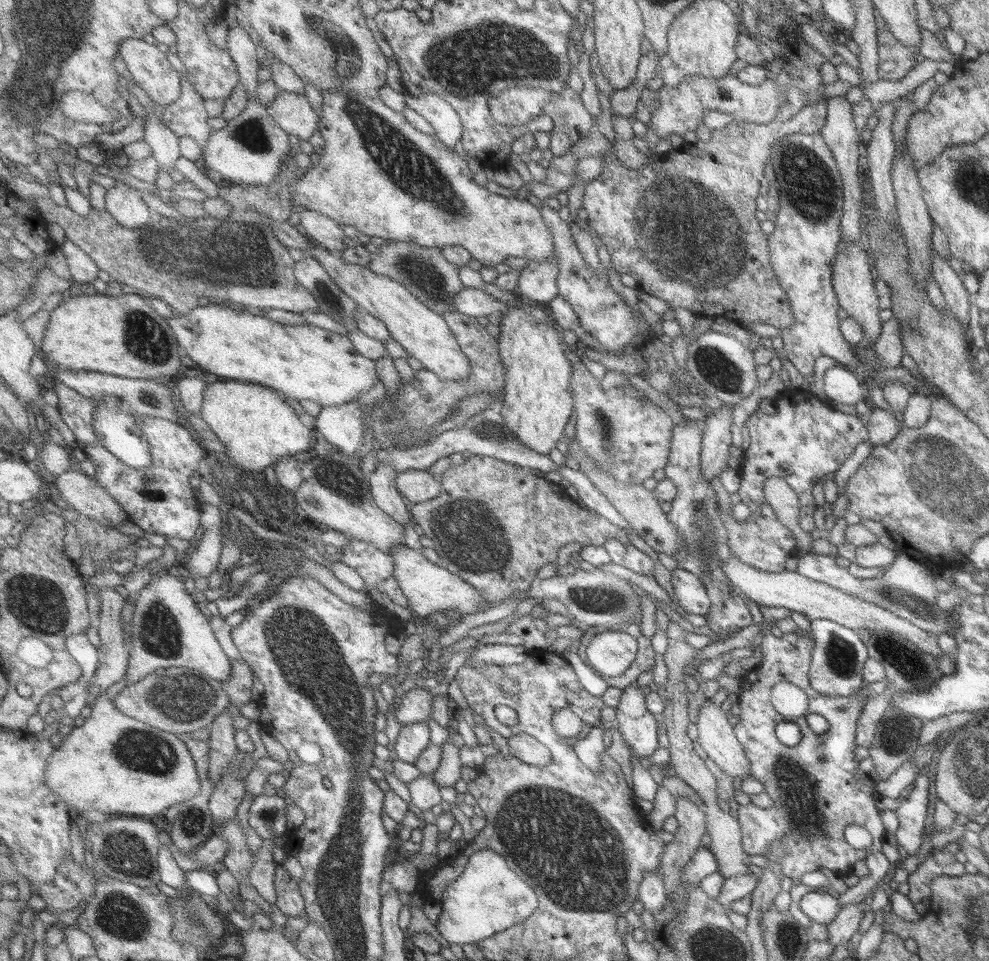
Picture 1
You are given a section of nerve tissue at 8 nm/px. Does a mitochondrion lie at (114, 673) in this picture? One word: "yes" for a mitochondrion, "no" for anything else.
no

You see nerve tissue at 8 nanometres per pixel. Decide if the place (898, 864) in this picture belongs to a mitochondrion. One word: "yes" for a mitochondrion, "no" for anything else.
no

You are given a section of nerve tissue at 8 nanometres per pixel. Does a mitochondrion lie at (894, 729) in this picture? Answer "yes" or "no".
yes

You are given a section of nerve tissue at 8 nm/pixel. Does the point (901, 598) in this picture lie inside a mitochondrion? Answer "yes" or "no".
yes

